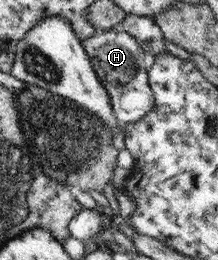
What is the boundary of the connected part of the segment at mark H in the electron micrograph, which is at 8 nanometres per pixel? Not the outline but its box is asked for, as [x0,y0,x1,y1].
[81,28,154,124]

